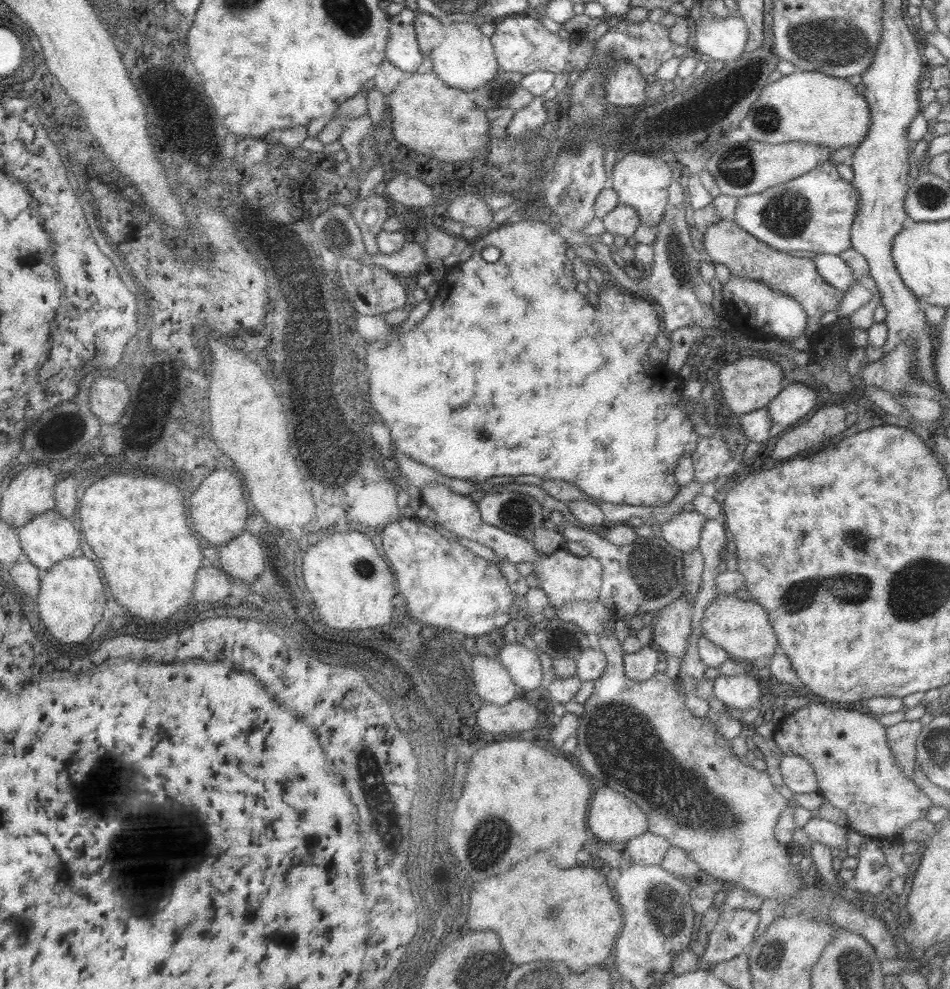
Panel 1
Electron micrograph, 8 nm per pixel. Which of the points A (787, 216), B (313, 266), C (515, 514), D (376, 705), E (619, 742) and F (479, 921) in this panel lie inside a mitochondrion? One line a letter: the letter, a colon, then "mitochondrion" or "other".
A: mitochondrion
B: mitochondrion
C: mitochondrion
D: mitochondrion
E: mitochondrion
F: other

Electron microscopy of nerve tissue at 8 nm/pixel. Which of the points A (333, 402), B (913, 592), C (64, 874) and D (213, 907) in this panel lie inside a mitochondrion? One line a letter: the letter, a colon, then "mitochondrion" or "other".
A: mitochondrion
B: mitochondrion
C: other
D: other

